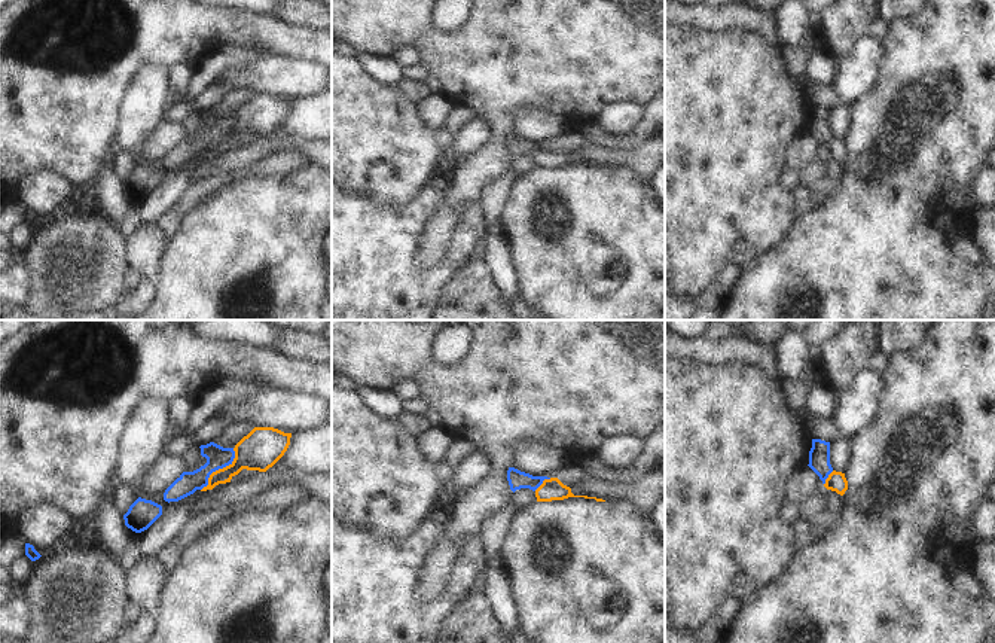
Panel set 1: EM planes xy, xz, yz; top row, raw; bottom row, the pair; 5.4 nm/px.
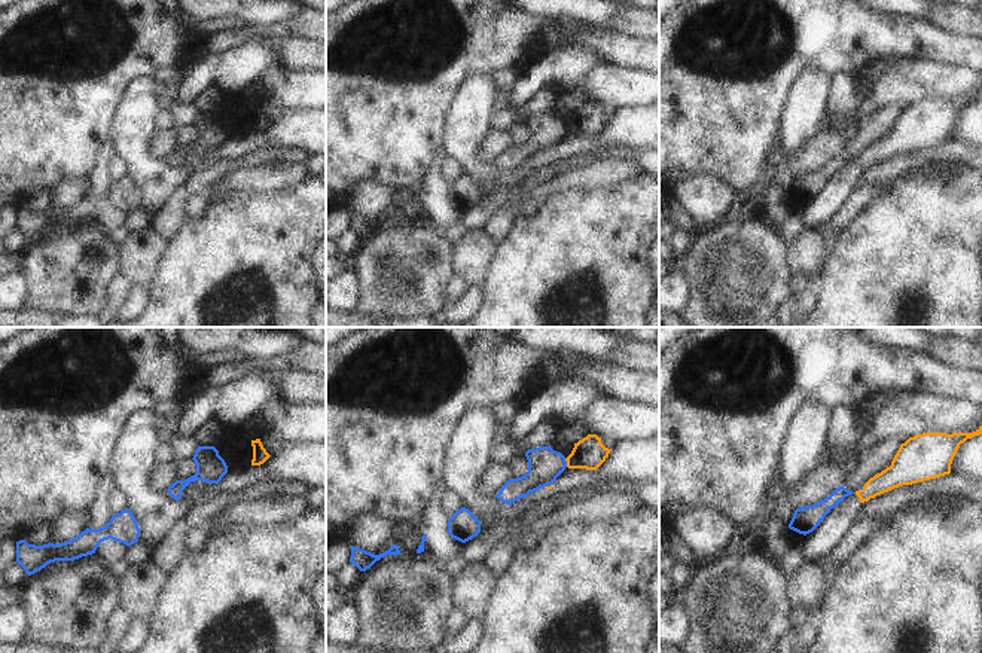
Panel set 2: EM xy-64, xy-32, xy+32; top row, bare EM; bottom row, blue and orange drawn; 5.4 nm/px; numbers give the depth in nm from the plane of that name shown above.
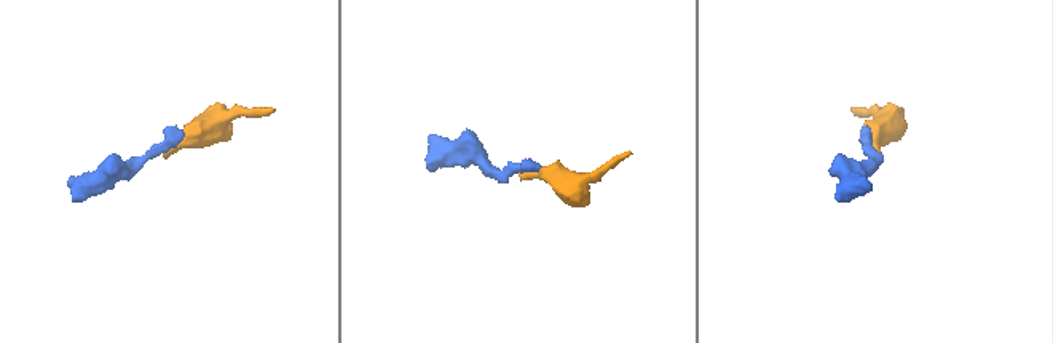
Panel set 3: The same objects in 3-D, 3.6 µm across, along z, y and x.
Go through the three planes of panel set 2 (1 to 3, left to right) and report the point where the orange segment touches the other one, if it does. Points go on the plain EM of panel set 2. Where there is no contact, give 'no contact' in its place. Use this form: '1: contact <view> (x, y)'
1: no contact
2: contact xy-32 (566, 130)
3: contact xy+32 (860, 155)

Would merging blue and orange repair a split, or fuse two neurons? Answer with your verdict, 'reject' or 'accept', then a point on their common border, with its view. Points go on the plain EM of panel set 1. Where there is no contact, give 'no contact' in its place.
reject | xy (219, 134)

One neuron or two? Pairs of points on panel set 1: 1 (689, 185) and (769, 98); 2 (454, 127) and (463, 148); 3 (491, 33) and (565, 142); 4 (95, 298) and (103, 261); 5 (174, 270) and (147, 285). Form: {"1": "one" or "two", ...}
{"1": "one", "2": "two", "3": "two", "4": "one", "5": "two"}

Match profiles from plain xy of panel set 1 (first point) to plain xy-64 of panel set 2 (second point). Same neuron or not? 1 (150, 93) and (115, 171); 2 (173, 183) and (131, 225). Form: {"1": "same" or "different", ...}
{"1": "different", "2": "same"}

